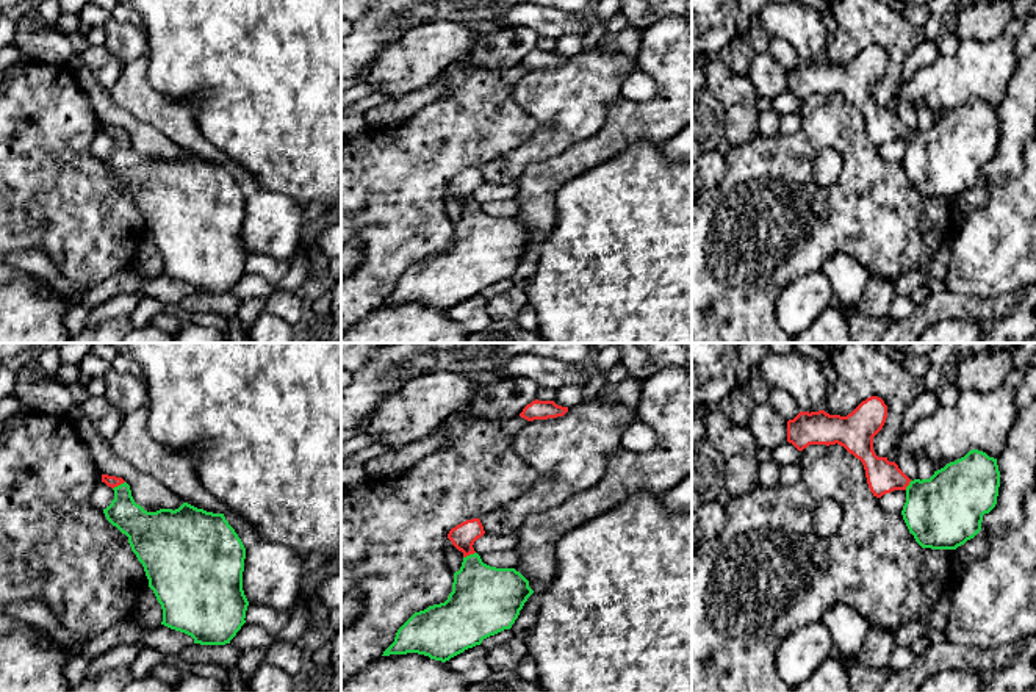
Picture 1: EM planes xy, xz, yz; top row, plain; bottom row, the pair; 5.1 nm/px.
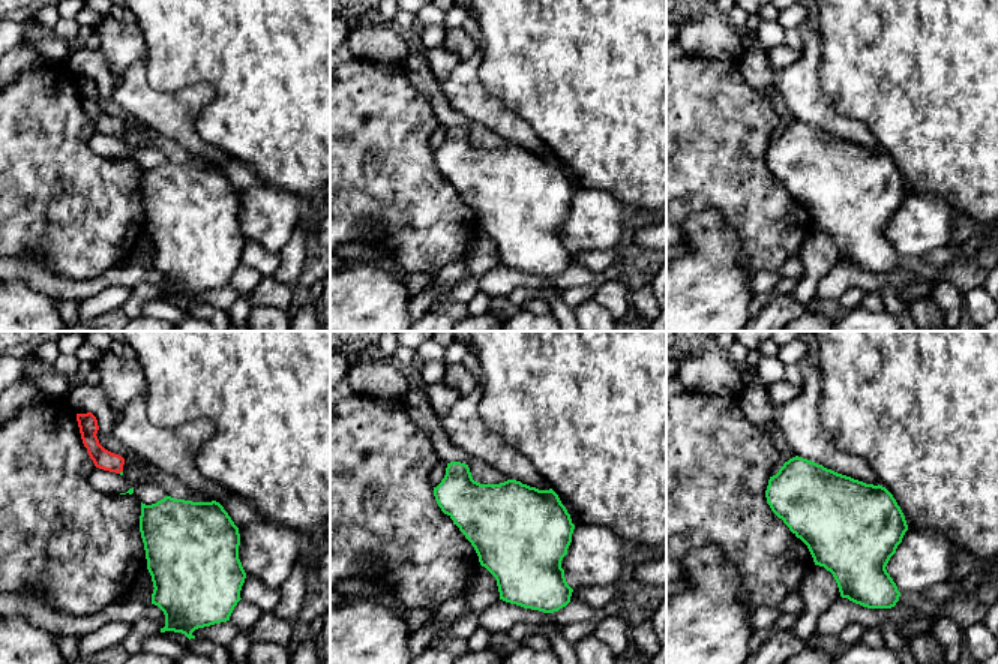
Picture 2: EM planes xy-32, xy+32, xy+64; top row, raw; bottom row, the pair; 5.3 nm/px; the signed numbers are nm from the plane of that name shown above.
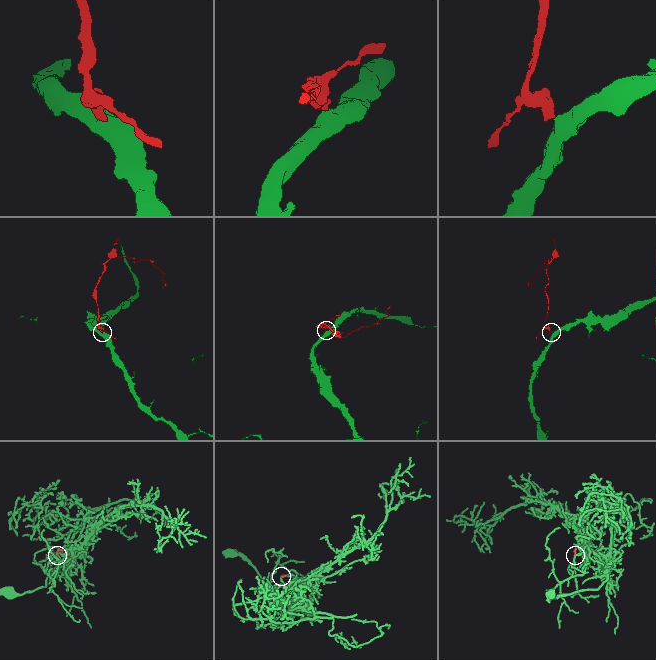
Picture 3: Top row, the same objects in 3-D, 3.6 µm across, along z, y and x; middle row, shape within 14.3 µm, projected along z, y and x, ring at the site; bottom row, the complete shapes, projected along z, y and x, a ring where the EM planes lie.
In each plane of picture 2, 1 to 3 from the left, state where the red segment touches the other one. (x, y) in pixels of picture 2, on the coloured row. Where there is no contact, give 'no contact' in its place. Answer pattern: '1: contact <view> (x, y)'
1: no contact
2: no contact
3: no contact

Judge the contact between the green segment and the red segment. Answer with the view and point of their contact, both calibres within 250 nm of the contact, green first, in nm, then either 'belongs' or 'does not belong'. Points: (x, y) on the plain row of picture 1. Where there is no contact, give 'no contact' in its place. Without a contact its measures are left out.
xy (118, 135) | 170/60 nm | belongs

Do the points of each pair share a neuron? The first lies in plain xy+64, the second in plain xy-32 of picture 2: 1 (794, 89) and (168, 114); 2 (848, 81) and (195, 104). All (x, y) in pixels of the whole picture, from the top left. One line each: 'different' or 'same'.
1: same
2: different

